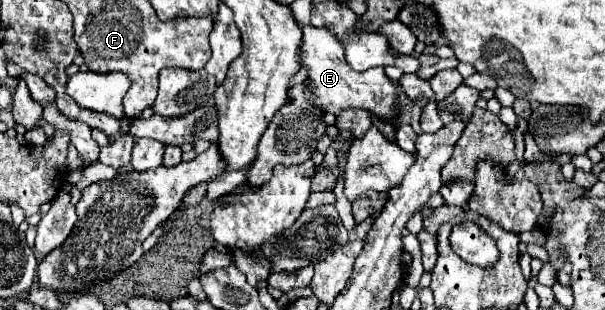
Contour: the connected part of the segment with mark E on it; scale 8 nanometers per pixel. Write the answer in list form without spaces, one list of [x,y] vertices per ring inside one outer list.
[[[297,21],[297,25],[303,29],[303,41],[299,47],[299,57],[301,57],[301,67],[307,69],[307,85],[309,85],[309,93],[311,99],[317,107],[323,107],[325,111],[339,115],[339,111],[349,109],[349,107],[361,107],[369,113],[373,113],[375,117],[393,121],[397,127],[401,125],[411,125],[417,134],[421,134],[420,117],[425,105],[429,99],[424,98],[418,103],[409,101],[403,95],[403,89],[399,87],[399,83],[393,83],[383,67],[373,67],[369,71],[353,71],[349,67],[349,63],[343,59],[343,47],[339,47],[335,35],[331,35],[331,31],[323,31],[311,25],[303,25]]]

